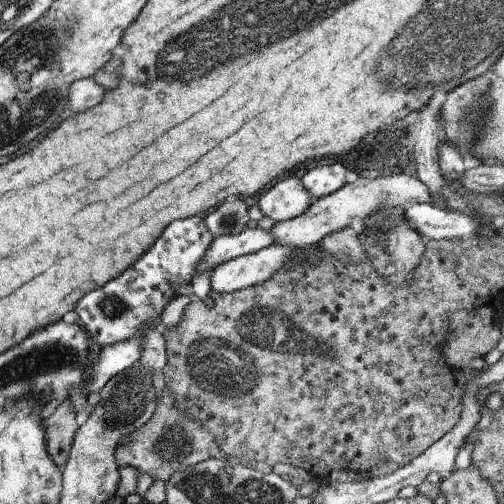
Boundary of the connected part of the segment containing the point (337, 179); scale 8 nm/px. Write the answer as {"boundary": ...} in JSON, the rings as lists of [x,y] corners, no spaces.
{"boundary":[[[315,166],[299,177],[301,187],[315,200],[336,192],[345,184],[345,168],[335,166]]]}

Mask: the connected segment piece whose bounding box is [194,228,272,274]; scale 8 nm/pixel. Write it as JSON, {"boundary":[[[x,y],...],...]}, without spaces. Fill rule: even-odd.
{"boundary":[[[258,228],[244,229],[240,234],[218,235],[212,238],[204,256],[197,262],[195,274],[209,273],[219,264],[242,255],[255,253],[272,245],[269,232]]]}

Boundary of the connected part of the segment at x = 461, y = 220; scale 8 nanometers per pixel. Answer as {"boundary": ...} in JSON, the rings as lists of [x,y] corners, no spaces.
{"boundary":[[[416,203],[404,210],[404,218],[423,240],[462,239],[480,230],[480,222],[456,211],[446,211],[431,203]]]}

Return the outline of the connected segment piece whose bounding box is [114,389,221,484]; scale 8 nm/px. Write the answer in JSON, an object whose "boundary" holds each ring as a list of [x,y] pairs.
{"boundary":[[[164,389],[152,416],[137,430],[123,437],[115,448],[114,456],[119,467],[133,468],[137,473],[150,476],[153,481],[160,480],[164,484],[178,471],[196,466],[208,459],[221,456],[215,436],[201,428],[201,421],[183,418],[174,408],[174,397],[168,389]]]}

